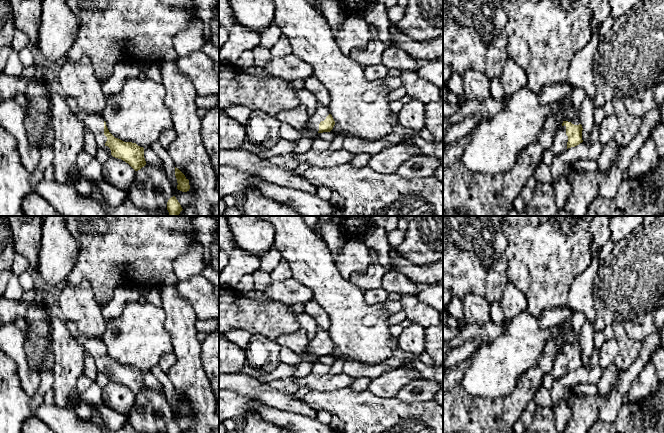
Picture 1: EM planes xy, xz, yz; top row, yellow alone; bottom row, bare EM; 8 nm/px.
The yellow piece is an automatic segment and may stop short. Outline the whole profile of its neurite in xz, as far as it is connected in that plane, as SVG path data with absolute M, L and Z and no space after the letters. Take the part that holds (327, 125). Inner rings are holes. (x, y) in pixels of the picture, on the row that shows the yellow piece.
M318 104L313 115L309 116L304 128L309 128L318 133L330 132L335 125L335 121L330 114L327 105Z

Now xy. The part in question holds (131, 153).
M66 96L66 101L73 114L82 122L85 128L93 133L98 148L105 149L110 157L125 161L135 171L146 165L143 147L138 146L136 143L124 142L115 138L109 132L102 115L90 114L81 110L70 97Z

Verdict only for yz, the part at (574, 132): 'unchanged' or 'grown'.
grown

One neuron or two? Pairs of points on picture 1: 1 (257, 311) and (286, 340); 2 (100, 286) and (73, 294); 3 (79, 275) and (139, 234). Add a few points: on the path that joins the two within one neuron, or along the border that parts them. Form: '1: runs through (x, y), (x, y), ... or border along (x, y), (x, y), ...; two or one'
1: border along (300, 327), (295, 331), (281, 334), (275, 340); two
2: border along (69, 282), (78, 284), (86, 280), (101, 306); two
3: runs through (94, 263), (104, 260), (124, 240); one

